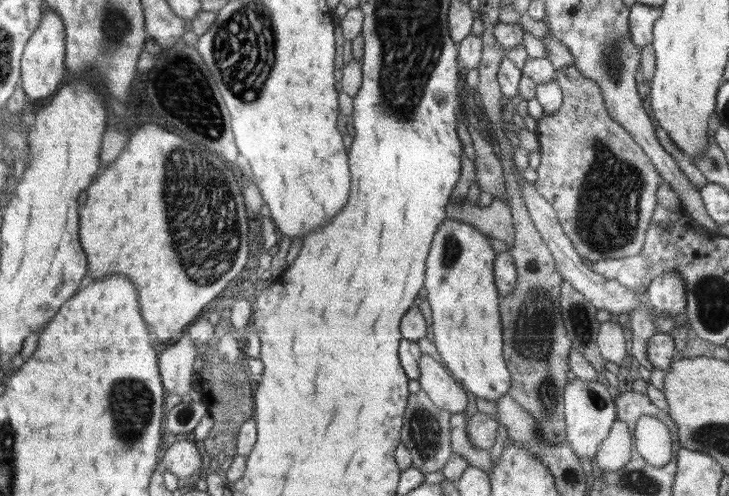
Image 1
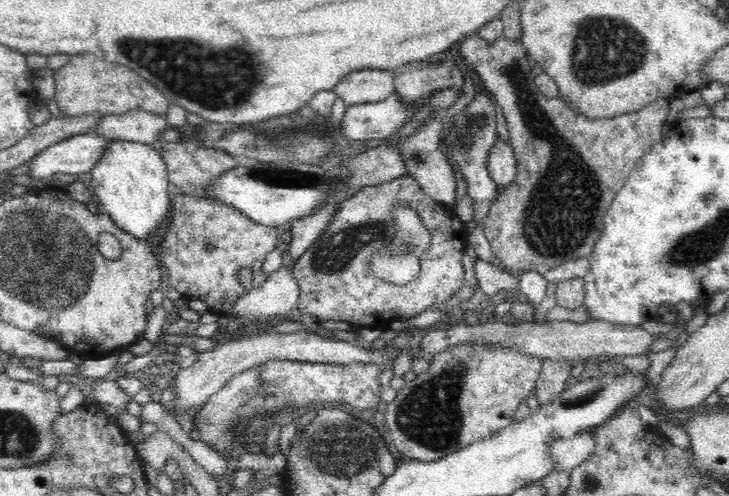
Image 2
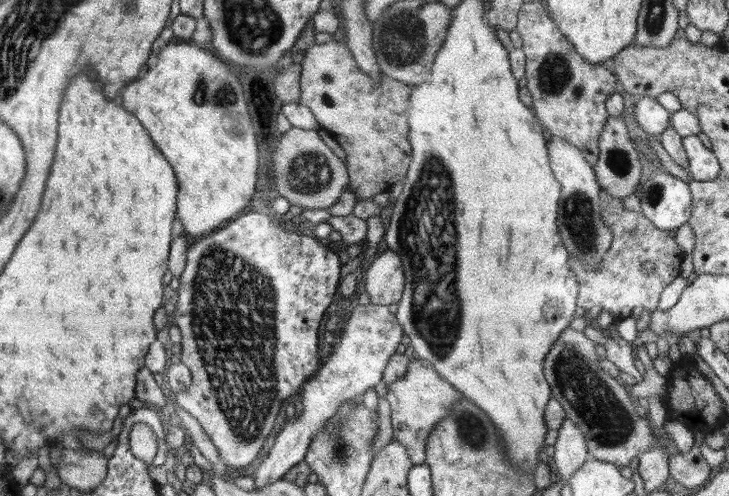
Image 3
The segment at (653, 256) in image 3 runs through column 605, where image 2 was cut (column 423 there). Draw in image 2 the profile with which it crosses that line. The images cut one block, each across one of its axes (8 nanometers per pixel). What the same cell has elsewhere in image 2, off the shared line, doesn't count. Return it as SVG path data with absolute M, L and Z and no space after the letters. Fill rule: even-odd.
M410 176L370 186L354 194L341 206L327 230L296 261L292 274L300 287L297 307L314 316L319 322L333 320L346 322L356 328L386 329L394 320L414 318L418 313L446 302L458 292L465 279L464 252L468 248L467 224L453 209L440 205L425 194L415 178ZM398 204L408 204L431 232L432 241L428 251L421 257L420 274L404 284L396 286L374 278L369 271L376 246L374 242L392 240L394 219L390 212Z

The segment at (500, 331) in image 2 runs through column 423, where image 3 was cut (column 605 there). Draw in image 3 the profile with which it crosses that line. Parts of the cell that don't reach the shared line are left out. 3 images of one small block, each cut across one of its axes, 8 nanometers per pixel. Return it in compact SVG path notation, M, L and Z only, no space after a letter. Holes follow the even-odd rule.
M588 326L586 330L582 330L586 338L594 340L593 342L602 342L604 352L606 350L606 358L616 365L620 371L626 372L626 374L631 374L636 378L637 382L643 379L643 374L641 374L634 364L634 354L631 343L622 338L616 337L614 334L610 334L610 338L604 336L604 332L601 328L597 326ZM598 336L598 338L596 338Z

